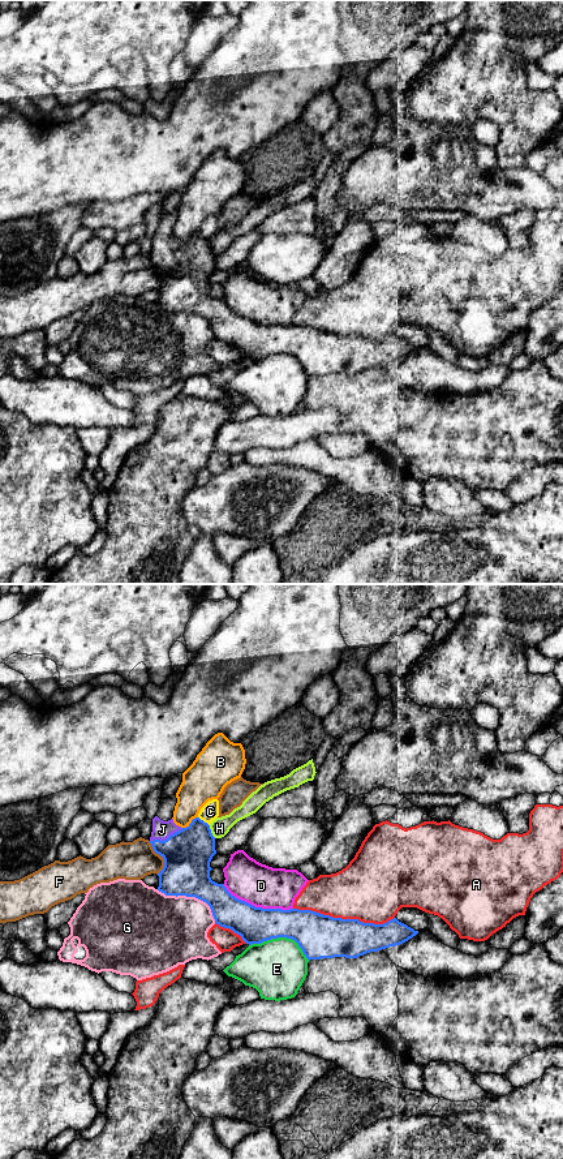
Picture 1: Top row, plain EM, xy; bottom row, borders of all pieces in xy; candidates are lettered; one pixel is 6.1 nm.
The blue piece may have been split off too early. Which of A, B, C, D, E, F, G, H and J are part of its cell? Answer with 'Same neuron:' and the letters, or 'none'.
Same neuron: J

